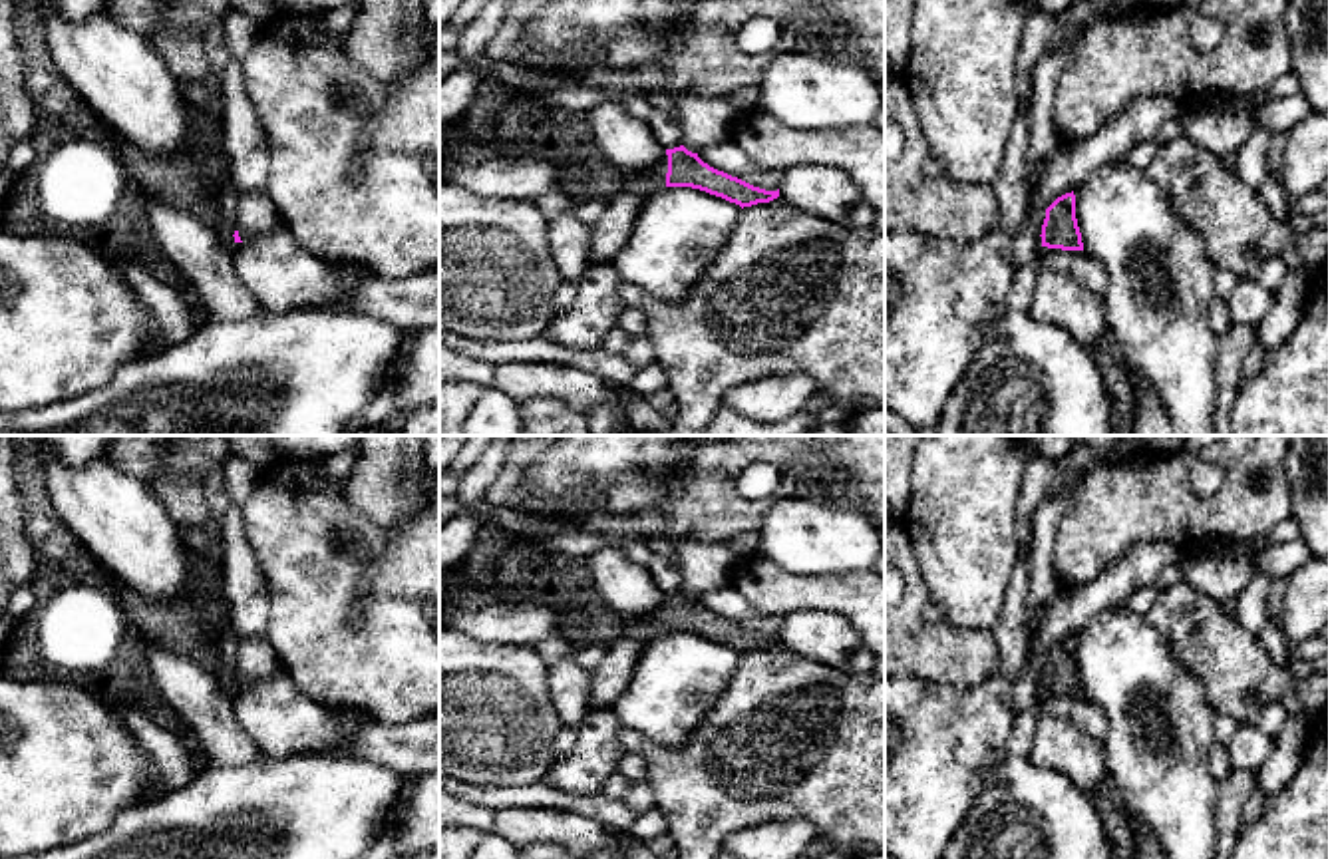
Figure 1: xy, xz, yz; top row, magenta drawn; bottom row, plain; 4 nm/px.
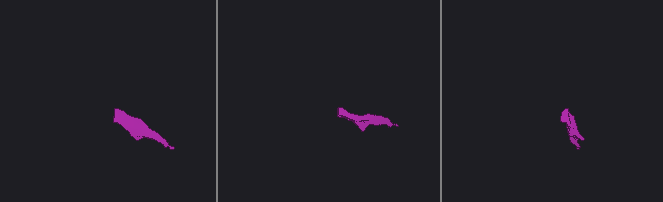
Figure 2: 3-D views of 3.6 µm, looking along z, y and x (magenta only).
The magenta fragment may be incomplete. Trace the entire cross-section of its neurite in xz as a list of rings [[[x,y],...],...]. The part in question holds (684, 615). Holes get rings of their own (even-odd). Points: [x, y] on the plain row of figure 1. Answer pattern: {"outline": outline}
{"outline": [[[684,591],[666,595],[654,612],[640,618],[624,618],[622,624],[622,634],[632,638],[650,640],[666,632],[700,634],[736,648],[742,654],[757,648],[769,648],[779,642],[779,634],[765,636],[724,616],[718,616],[704,608],[698,599],[688,597]]]}

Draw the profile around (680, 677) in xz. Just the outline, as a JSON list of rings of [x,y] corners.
[[[700,634],[654,636],[612,710],[644,740],[682,748],[718,704],[740,660],[740,650]]]

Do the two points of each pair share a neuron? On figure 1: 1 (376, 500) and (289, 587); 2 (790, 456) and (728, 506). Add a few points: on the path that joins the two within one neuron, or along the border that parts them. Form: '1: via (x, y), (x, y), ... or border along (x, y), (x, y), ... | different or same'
1: border along (342, 480), (342, 498), (384, 529), (408, 515) | different
2: via (790, 478), (764, 506), (750, 506) | same

